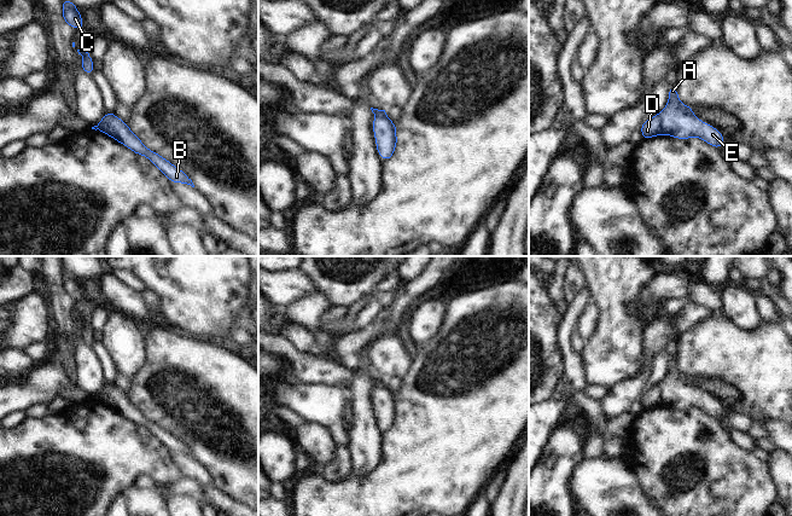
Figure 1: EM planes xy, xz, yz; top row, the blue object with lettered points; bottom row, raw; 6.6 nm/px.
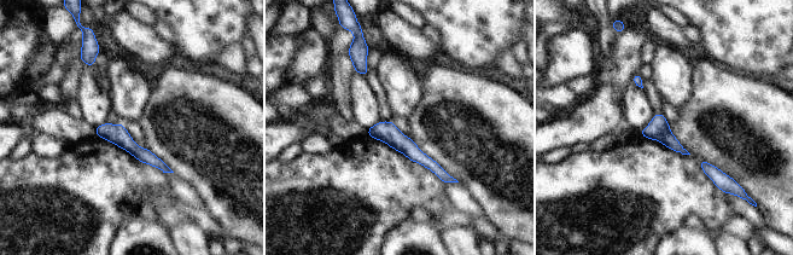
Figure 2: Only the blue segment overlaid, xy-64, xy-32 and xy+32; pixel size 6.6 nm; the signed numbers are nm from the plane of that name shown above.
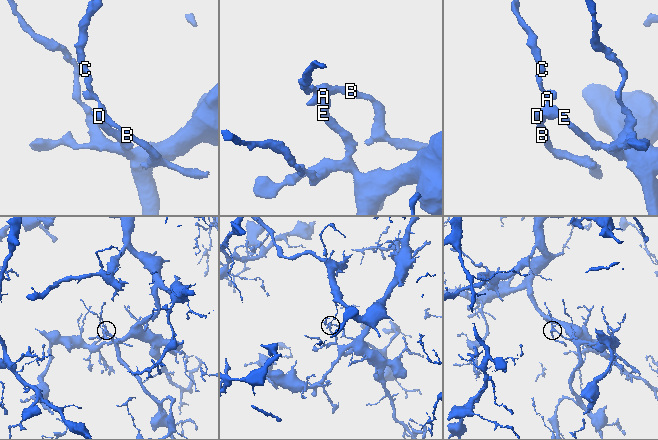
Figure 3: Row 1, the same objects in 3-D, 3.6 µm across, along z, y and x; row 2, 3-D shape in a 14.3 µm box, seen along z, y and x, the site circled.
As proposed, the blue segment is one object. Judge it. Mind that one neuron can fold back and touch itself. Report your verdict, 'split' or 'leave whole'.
split

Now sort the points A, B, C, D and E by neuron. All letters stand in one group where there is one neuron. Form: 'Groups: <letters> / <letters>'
Groups: A C E / B D.

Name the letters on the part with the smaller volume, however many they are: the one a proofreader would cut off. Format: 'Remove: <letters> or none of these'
Remove: B, D

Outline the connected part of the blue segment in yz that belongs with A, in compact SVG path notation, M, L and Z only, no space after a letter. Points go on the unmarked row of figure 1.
M669 358L669 372L658 385L662 389L663 405L677 410L699 407L718 421L726 411L726 408L715 398L698 390L689 376L681 375L677 358Z

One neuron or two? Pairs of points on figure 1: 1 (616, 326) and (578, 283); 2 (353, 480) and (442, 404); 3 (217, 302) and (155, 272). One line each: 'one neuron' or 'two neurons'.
1: two neurons
2: one neuron
3: one neuron

